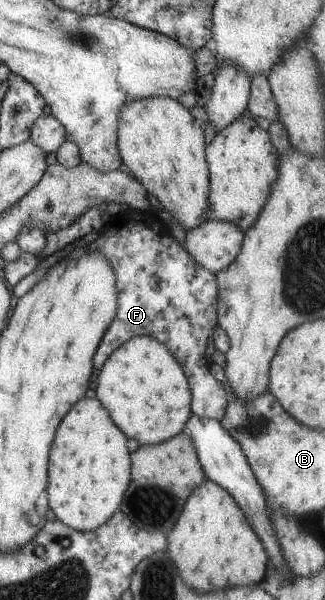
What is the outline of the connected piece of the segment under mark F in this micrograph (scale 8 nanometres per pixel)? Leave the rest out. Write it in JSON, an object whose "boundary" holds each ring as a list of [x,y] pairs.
{"boundary":[[[128,209],[114,215],[86,250],[104,256],[114,272],[116,288],[116,311],[96,348],[92,360],[94,368],[99,371],[108,356],[130,338],[150,336],[164,344],[182,368],[191,394],[191,414],[219,421],[224,416],[228,400],[223,384],[210,375],[204,357],[208,336],[217,325],[215,274],[201,268],[185,248],[164,232],[154,212]]]}

